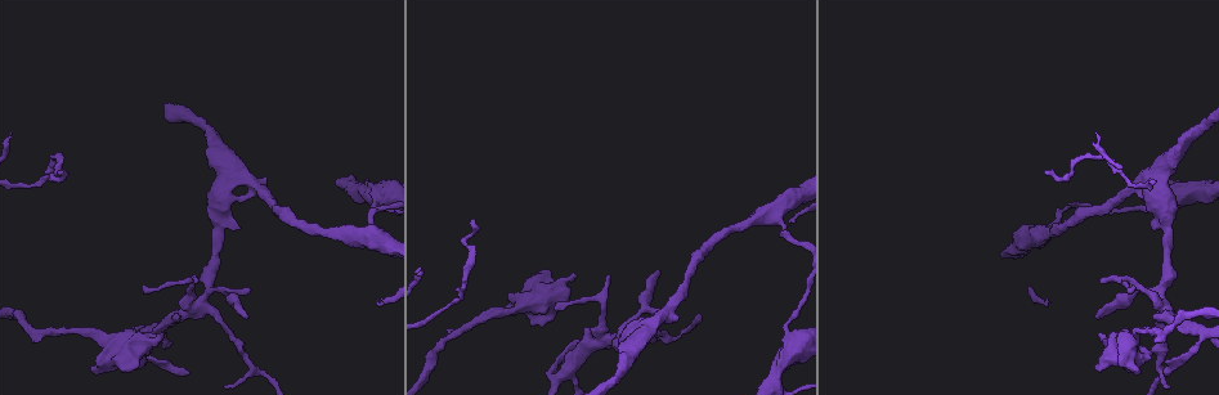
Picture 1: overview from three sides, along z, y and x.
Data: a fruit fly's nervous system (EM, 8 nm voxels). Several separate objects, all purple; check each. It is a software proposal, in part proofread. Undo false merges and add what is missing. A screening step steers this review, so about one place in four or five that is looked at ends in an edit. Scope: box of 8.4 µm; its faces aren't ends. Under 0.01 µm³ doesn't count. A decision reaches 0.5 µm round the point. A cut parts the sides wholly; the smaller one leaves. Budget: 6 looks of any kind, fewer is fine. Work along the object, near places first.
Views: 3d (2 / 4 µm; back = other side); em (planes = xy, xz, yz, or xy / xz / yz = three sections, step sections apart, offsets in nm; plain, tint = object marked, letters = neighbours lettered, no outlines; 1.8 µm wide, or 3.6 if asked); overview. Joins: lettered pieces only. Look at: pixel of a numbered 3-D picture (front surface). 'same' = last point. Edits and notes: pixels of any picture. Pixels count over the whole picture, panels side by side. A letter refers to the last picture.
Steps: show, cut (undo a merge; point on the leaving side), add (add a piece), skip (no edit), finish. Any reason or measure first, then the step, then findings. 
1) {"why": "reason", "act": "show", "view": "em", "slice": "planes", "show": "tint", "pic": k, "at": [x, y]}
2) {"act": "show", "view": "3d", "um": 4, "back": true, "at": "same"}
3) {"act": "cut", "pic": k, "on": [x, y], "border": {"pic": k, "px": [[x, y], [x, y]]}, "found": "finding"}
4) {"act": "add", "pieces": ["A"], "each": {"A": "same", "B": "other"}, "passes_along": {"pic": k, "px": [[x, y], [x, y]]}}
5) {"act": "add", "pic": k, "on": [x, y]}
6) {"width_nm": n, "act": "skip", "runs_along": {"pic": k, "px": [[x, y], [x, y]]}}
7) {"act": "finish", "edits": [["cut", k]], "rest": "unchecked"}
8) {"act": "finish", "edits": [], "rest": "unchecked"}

{"why": "sudden change in width", "act": "show", "view": "em", "um": 3.6, "slice": "xz", "step": 8, "show": "letters", "pic": 1, "at": [789, 336]}

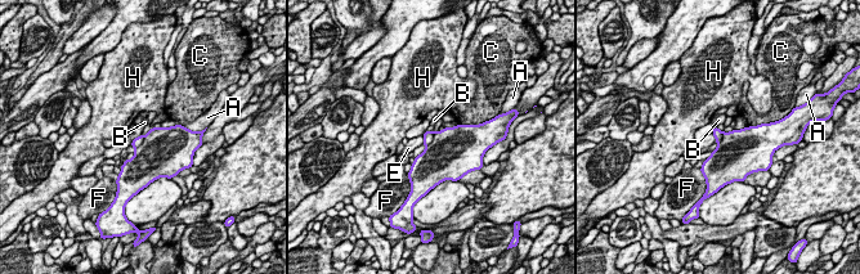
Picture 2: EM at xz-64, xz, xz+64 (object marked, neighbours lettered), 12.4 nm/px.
{"act": "show", "view": "em", "um": 3.6, "slice": "planes", "show": "letters", "at": "same"}

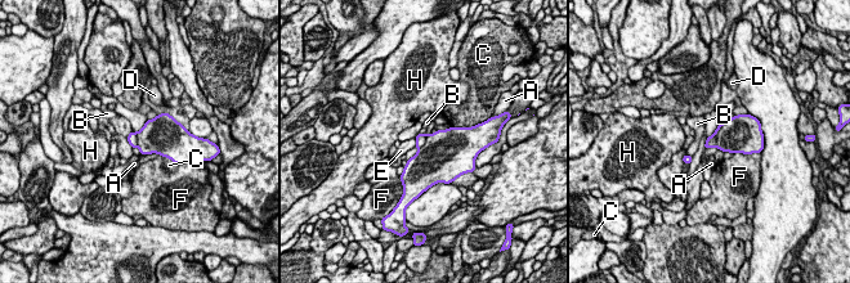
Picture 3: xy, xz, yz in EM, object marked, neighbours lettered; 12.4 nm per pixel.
{"width_nm": 300, "act": "cut", "pic": 3, "on": [441, 153], "each": {"A": "other", "B": "other", "C": "other", "D": "other", "E": "other", "F": "other", "H": "other"}, "border": {"pic": 3, "px": [[426, 135], [426, 140], [419, 148]]}, "found": "two neurons meet here"}

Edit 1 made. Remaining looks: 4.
{"act": "show", "view": "overview"}

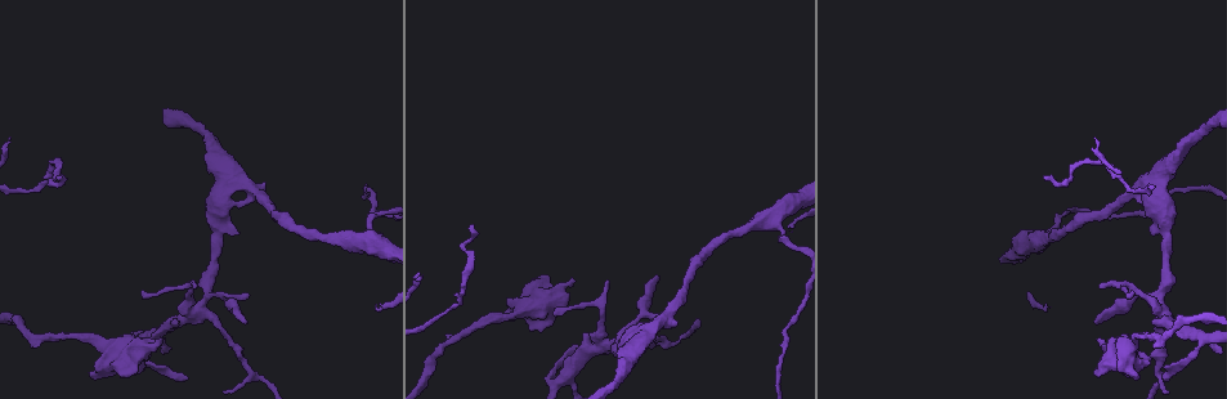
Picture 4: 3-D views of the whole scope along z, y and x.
{"why": "four or more arms meet", "act": "show", "view": "3d", "um": 4, "back": true, "pic": 4, "at": [1163, 304]}

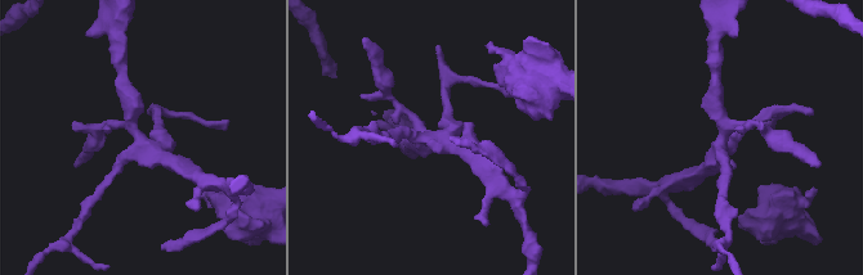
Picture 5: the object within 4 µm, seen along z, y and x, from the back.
{"act": "show", "view": "em", "slice": "planes", "show": "tint", "pic": 5, "at": [720, 140]}

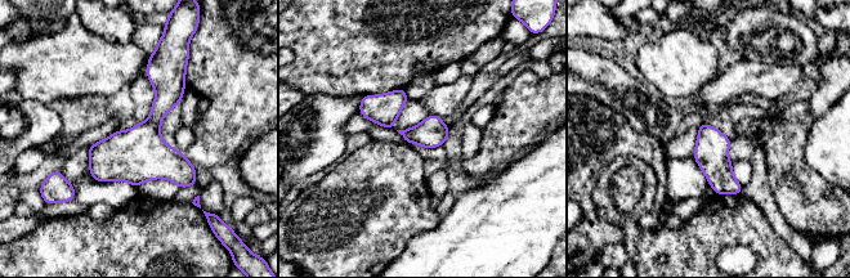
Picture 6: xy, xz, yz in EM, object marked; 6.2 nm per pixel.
{"act": "show", "view": "em", "slice": "planes", "show": "letters", "at": "same"}

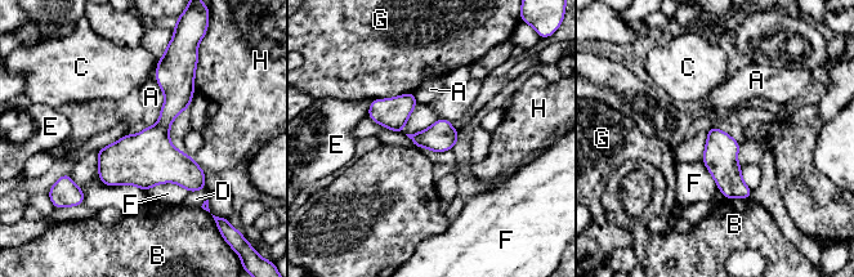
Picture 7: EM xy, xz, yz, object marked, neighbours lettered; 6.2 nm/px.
{"act": "skip", "each": {"A": "other", "B": "other", "C": "other", "D": "other", "E": "other", "F": "other", "G": "other", "H": "other"}, "border": {"pic": 7, "px": [[155, 80], [164, 94], [160, 110]]}, "found": "continuous, no second neuron"}

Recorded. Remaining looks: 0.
{"act": "finish", "edits": [["cut", 3]], "rest": "unchecked"}

